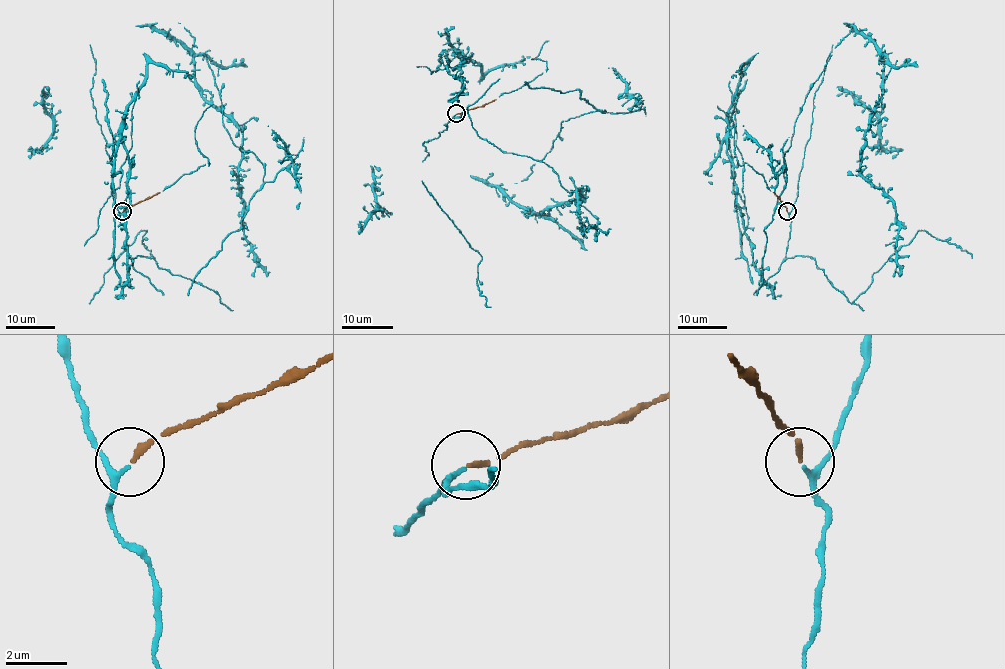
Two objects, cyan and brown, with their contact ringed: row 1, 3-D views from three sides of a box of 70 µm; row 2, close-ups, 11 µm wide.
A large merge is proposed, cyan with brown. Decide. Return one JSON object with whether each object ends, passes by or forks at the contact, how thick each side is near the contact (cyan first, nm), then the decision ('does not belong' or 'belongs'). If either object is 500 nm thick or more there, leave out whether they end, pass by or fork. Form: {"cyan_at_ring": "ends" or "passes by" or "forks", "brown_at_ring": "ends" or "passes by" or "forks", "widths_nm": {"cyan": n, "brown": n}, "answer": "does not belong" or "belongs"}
{"cyan_at_ring": "passes by", "brown_at_ring": "ends", "widths_nm": {"cyan": 150, "brown": 190}, "answer": "belongs"}

